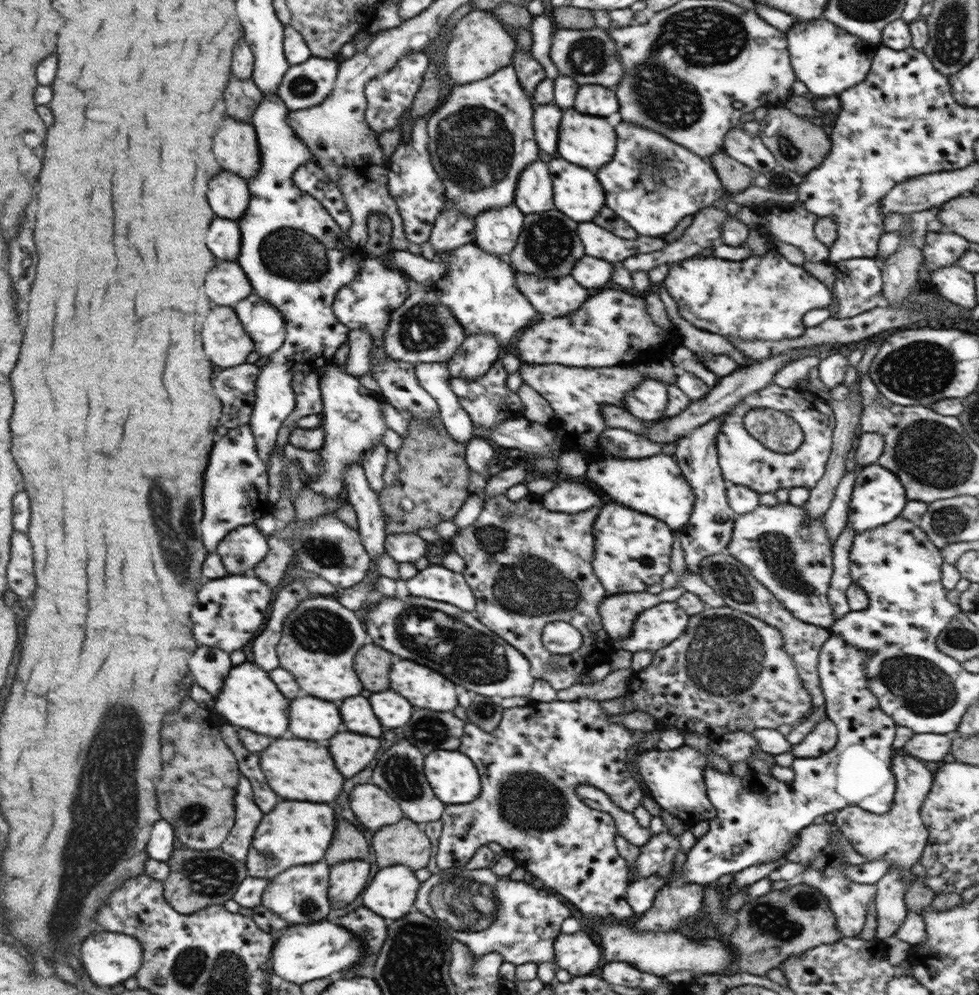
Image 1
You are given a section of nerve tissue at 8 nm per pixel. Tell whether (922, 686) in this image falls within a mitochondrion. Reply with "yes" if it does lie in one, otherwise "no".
yes

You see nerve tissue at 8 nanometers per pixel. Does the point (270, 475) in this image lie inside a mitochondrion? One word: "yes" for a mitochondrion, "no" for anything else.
no

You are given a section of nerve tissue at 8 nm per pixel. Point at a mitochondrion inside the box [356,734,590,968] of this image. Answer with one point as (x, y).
(524, 802)

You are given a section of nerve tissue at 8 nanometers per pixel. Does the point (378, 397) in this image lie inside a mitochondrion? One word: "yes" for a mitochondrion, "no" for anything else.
no

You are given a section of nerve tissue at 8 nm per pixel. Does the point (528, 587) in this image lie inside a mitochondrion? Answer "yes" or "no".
yes

